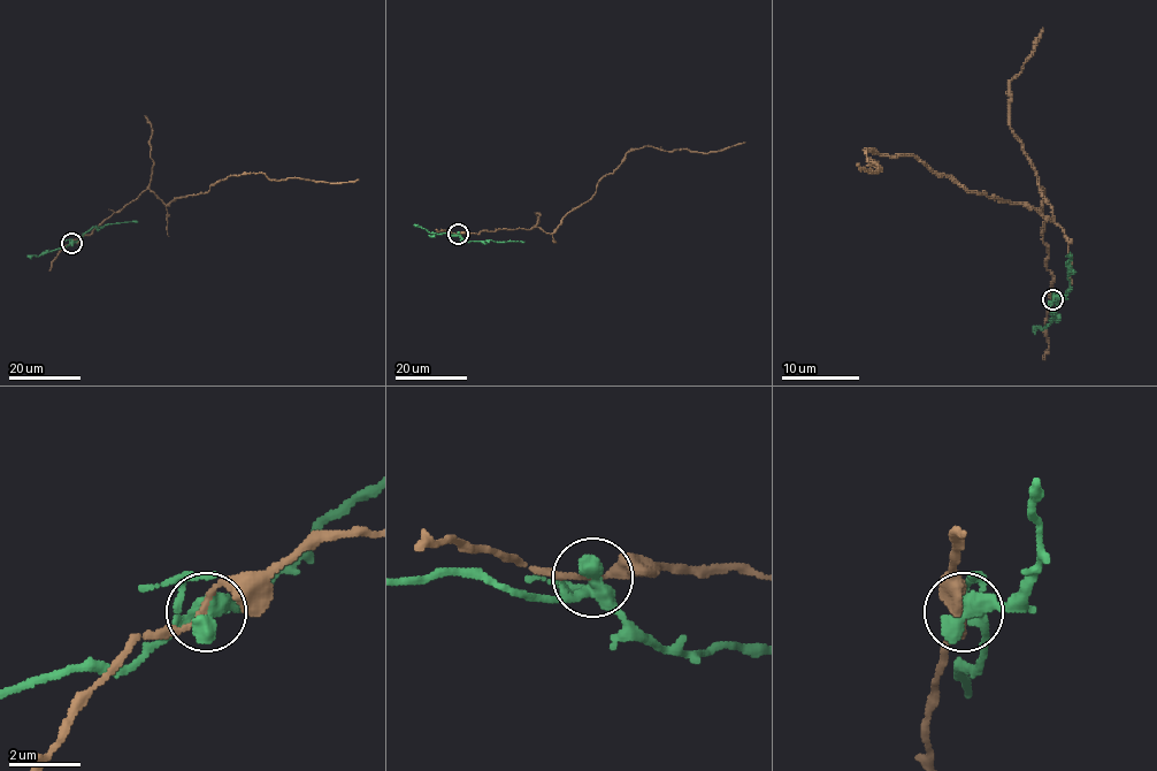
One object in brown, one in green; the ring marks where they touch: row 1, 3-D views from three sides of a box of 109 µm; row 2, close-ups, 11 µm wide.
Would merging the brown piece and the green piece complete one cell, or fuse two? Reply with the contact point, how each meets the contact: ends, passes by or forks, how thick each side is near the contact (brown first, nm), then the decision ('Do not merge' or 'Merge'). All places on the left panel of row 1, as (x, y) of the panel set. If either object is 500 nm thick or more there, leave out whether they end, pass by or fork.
Place: (71, 243). At the ring brown passes by. At the ring green passes by. Thickness 150 nm (brown) against 480 nm. Do not merge

